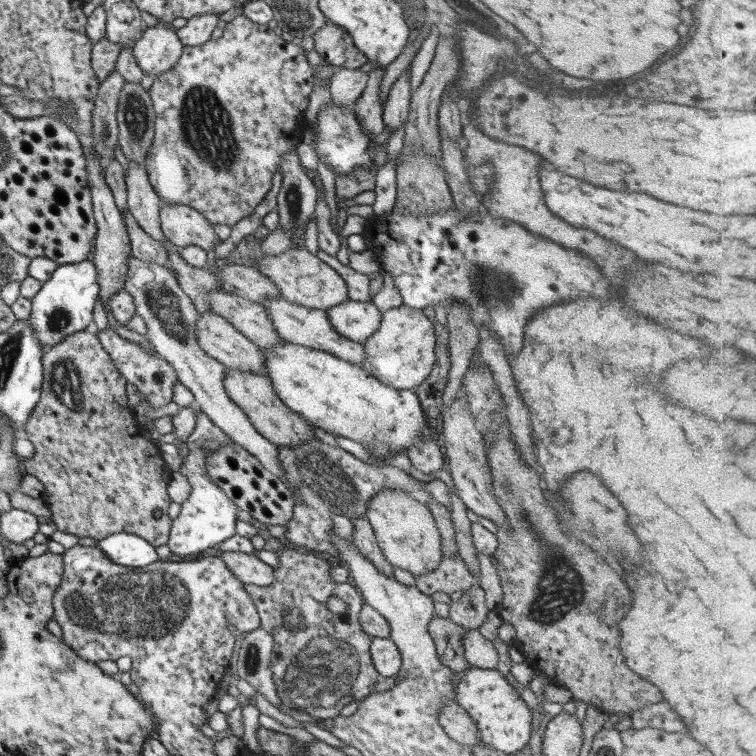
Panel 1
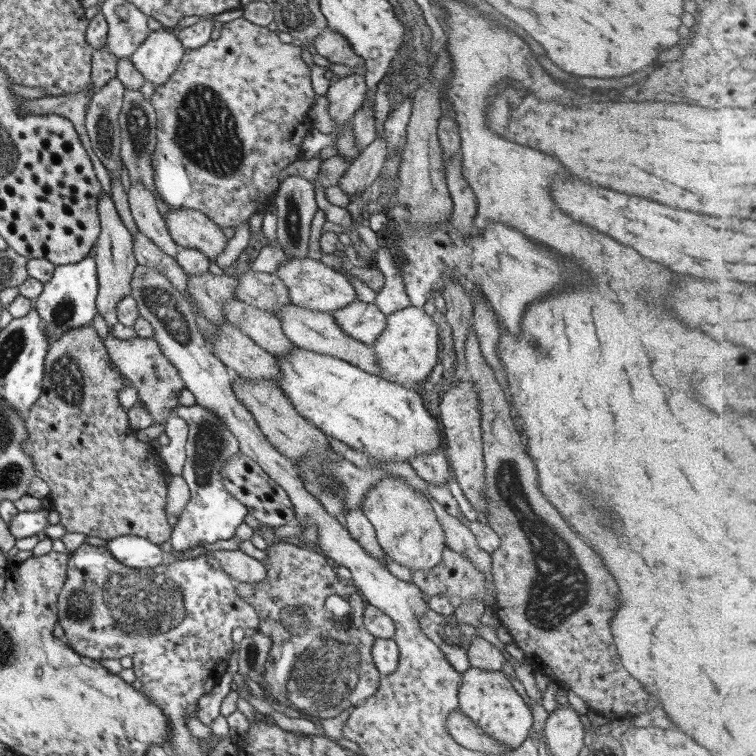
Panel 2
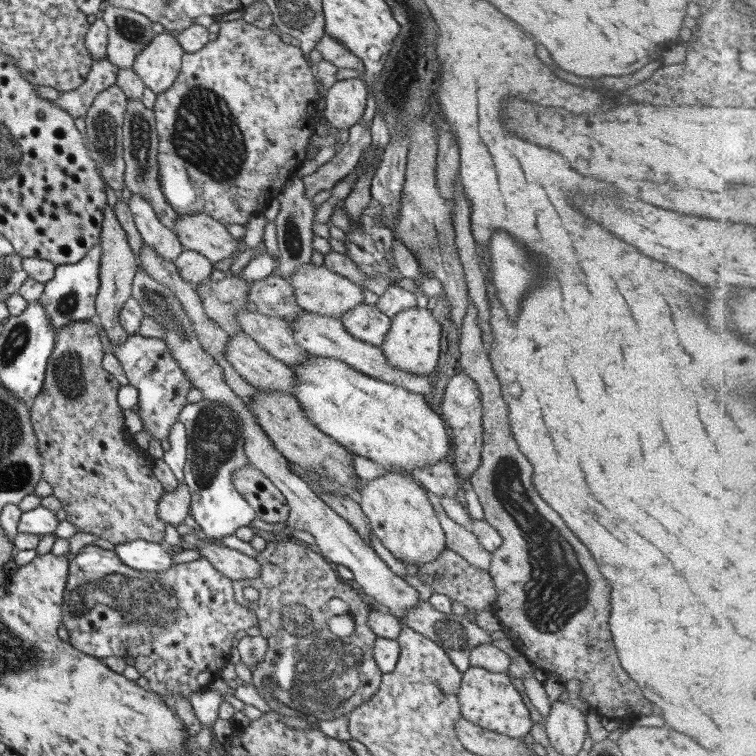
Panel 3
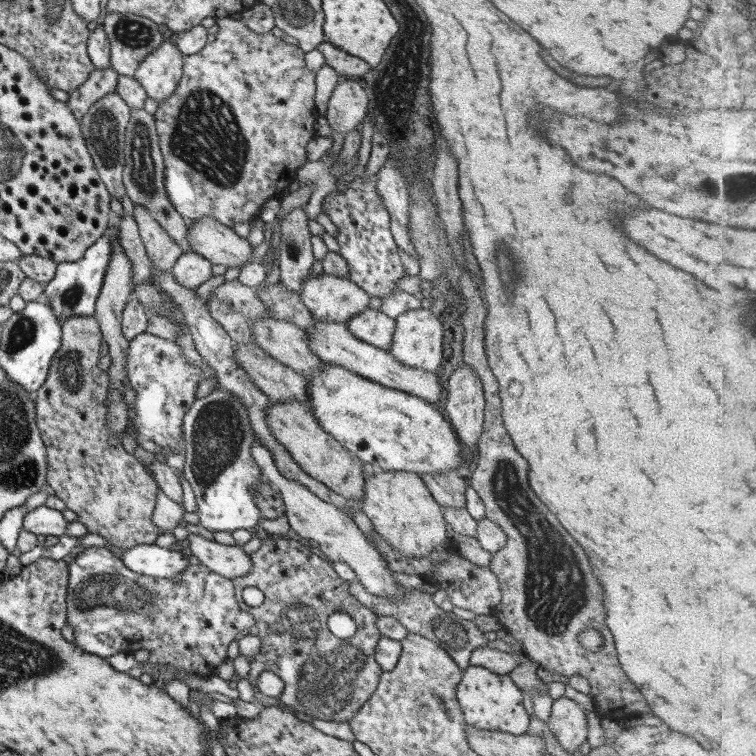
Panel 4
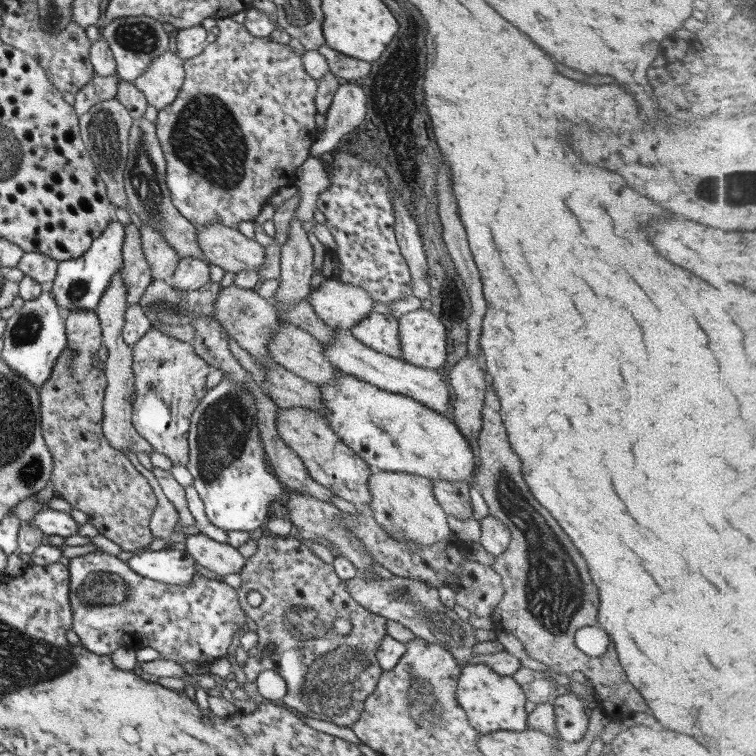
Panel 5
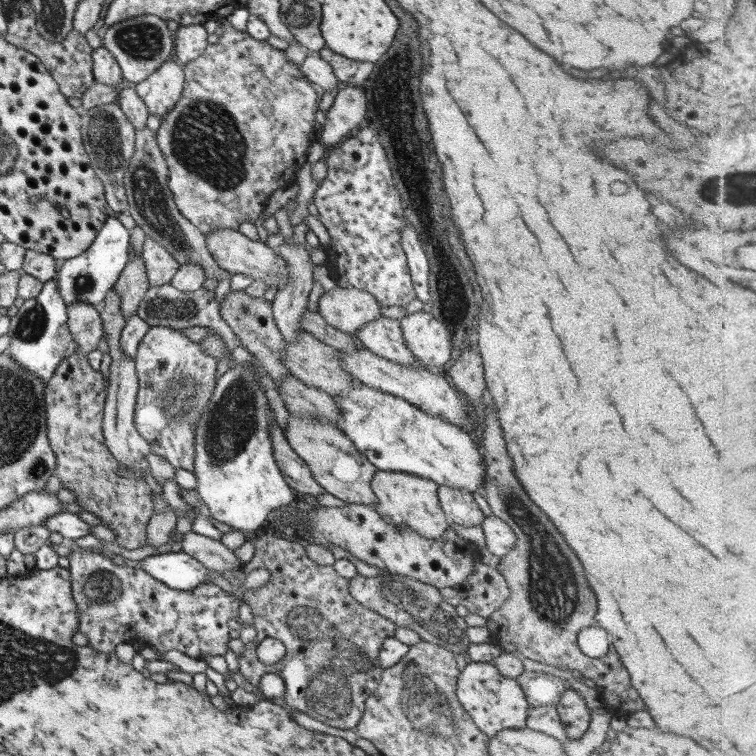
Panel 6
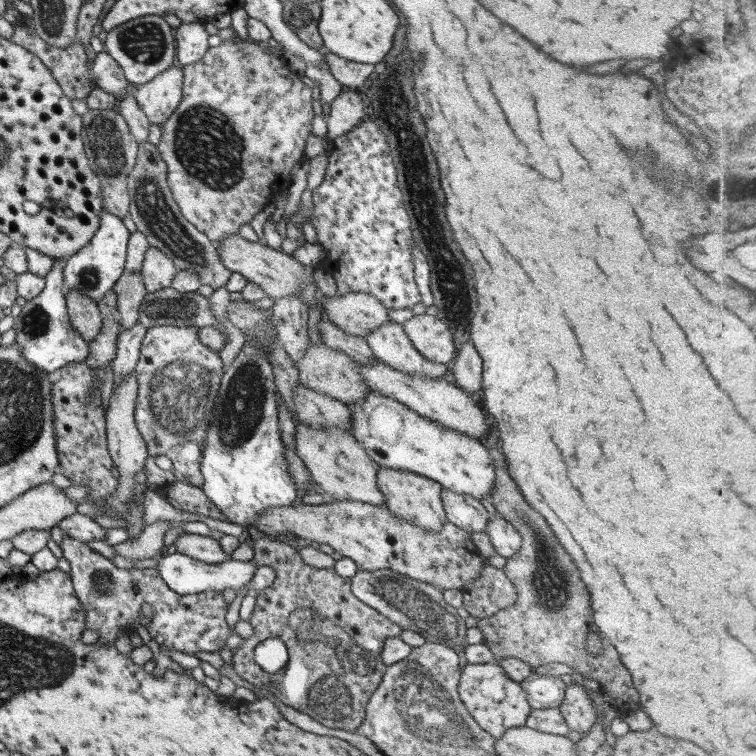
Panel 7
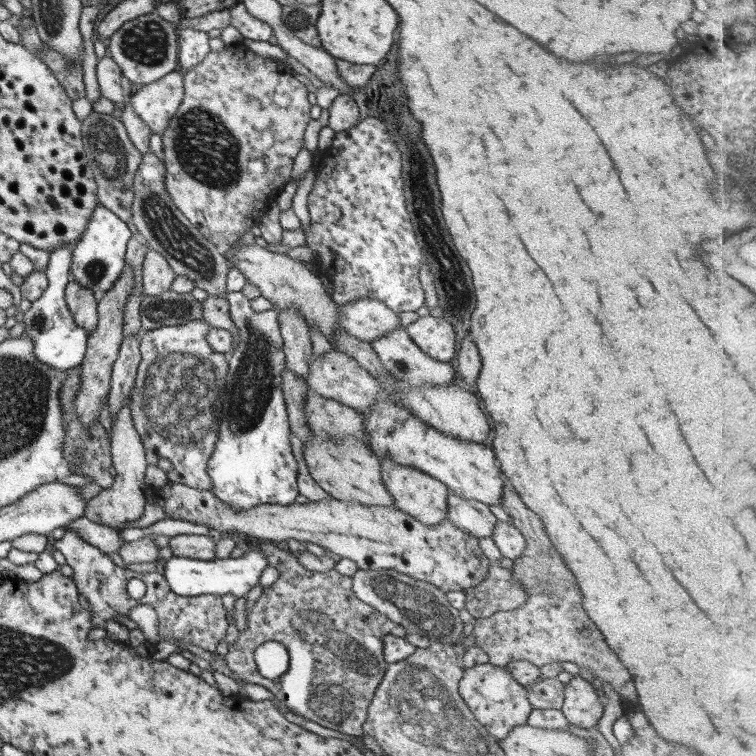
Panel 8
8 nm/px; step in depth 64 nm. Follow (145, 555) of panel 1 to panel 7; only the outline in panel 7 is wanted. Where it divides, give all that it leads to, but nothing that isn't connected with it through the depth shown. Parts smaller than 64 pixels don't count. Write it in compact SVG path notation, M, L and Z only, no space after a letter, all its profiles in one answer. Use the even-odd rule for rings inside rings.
M174 553L161 556L155 562L154 572L159 574L158 578L161 578L170 590L183 596L189 594L196 595L197 592L205 591L223 592L224 589L231 589L236 593L237 589L241 589L251 579L256 567L257 563L253 562L253 560L239 562L230 559L221 565L209 565L191 559L189 556Z

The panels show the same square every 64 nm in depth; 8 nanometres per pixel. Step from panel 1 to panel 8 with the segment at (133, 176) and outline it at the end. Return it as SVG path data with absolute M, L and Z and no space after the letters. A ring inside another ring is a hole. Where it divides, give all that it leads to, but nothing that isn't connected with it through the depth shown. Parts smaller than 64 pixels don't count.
M153 249L145 253L141 269L141 286L147 296L155 296L169 292L175 278L173 269L165 259Z

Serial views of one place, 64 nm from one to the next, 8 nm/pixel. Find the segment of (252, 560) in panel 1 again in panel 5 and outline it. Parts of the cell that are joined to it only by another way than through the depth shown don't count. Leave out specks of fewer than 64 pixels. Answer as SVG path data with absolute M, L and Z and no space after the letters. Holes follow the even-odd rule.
M188 530L185 536L185 552L195 564L201 565L210 572L219 576L225 574L237 574L244 568L245 558L235 548L225 543L217 543L215 540Z

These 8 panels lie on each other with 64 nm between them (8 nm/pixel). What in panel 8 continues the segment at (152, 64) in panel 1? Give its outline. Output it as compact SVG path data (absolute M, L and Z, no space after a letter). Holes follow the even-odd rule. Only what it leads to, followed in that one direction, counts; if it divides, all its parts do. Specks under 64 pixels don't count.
M176 69L157 81L135 87L128 103L150 133L161 134L183 97L183 72Z

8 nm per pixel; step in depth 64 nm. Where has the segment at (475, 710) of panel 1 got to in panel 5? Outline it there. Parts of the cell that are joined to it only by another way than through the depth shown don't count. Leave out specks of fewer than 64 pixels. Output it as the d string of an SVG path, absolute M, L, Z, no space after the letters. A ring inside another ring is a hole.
M467 664L461 667L454 695L469 724L480 734L493 731L521 732L527 728L524 694L510 676L498 675L483 664Z

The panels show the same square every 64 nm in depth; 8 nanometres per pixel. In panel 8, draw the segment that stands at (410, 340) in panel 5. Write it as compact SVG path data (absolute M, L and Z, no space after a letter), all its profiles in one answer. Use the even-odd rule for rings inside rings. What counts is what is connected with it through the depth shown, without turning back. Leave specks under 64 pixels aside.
M419 316L404 329L417 348L433 360L449 362L456 355L454 330L447 320Z

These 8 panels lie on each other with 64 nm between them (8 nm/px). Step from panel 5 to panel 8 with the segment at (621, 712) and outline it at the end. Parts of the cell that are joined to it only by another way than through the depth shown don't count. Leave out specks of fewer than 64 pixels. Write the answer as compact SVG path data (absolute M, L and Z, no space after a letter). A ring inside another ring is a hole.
M501 476L503 487L501 487L501 510L509 517L509 523L517 528L517 531L523 536L525 547L522 554L513 560L511 566L512 578L520 583L524 589L525 603L512 611L499 611L489 616L487 619L474 619L472 622L472 634L475 646L481 648L489 657L489 664L505 667L509 662L519 660L540 668L550 663L571 662L579 668L581 673L588 675L592 680L607 682L618 696L625 702L637 702L636 690L633 680L628 672L617 659L613 652L609 652L609 645L603 642L603 635L599 632L593 621L585 613L581 606L581 592L577 585L575 575L563 564L561 556L549 541L541 520L523 504L519 495L510 486L510 482L505 476Z

